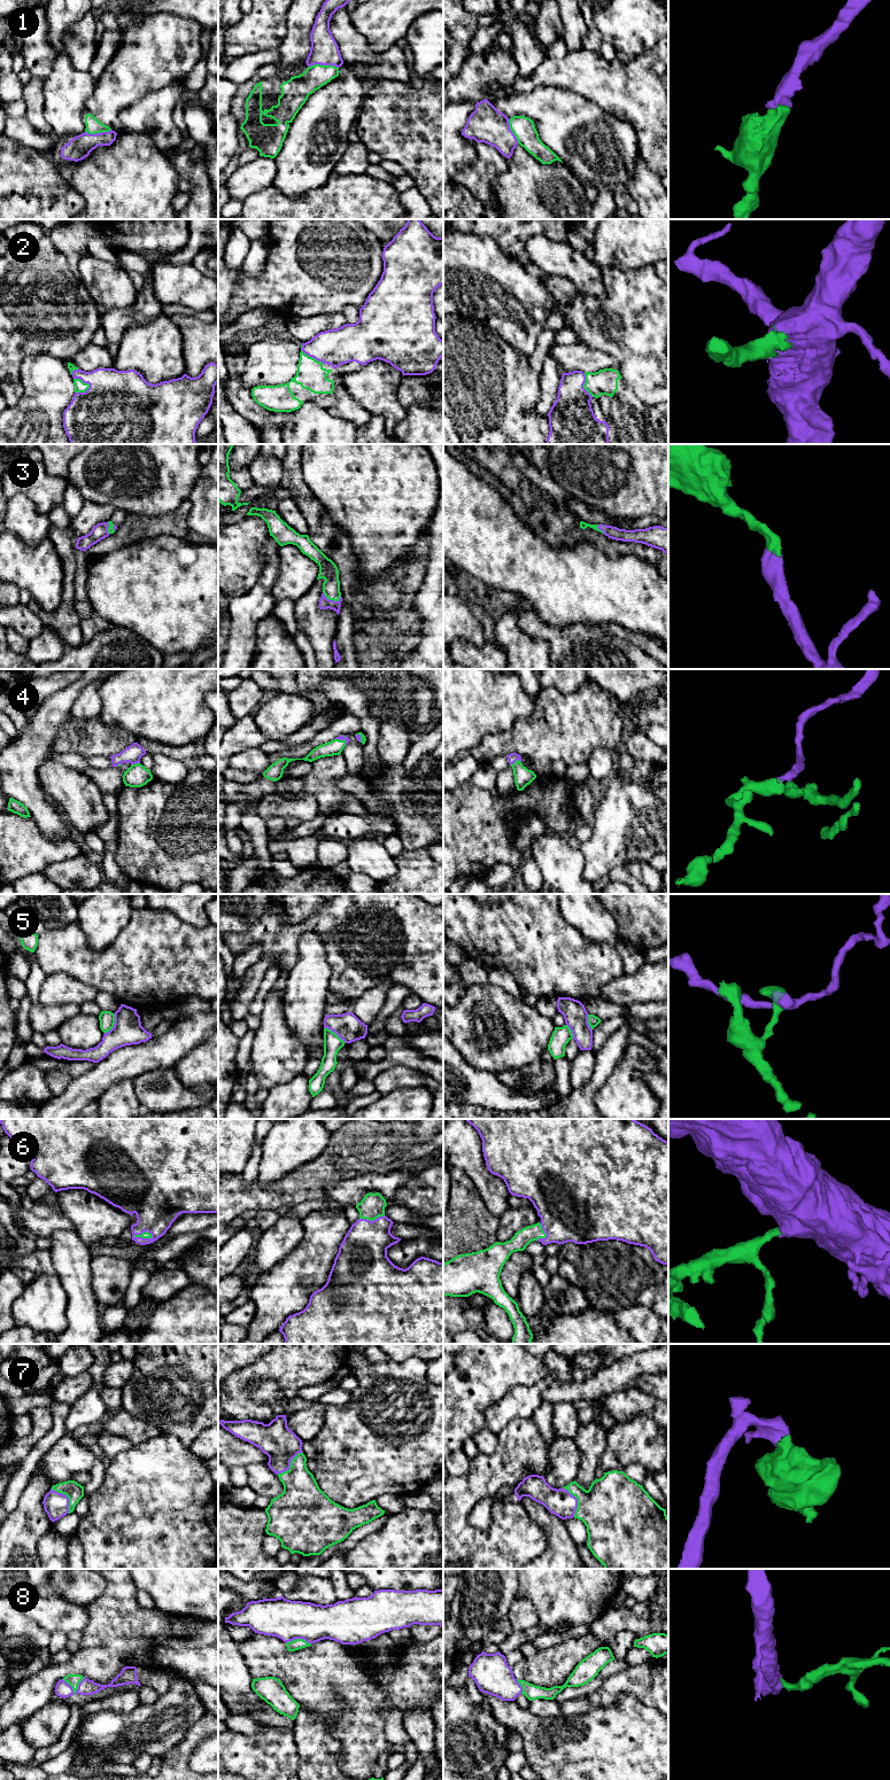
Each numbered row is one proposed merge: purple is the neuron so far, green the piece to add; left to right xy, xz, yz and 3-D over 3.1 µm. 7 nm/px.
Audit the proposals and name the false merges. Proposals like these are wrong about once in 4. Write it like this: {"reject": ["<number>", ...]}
{"reject": ["5"]}

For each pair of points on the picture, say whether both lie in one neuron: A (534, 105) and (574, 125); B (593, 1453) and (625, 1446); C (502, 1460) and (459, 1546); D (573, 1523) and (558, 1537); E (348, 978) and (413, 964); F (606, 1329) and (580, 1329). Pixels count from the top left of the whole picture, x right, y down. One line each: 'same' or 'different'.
A: same
B: different
C: same
D: different
E: same
F: same

